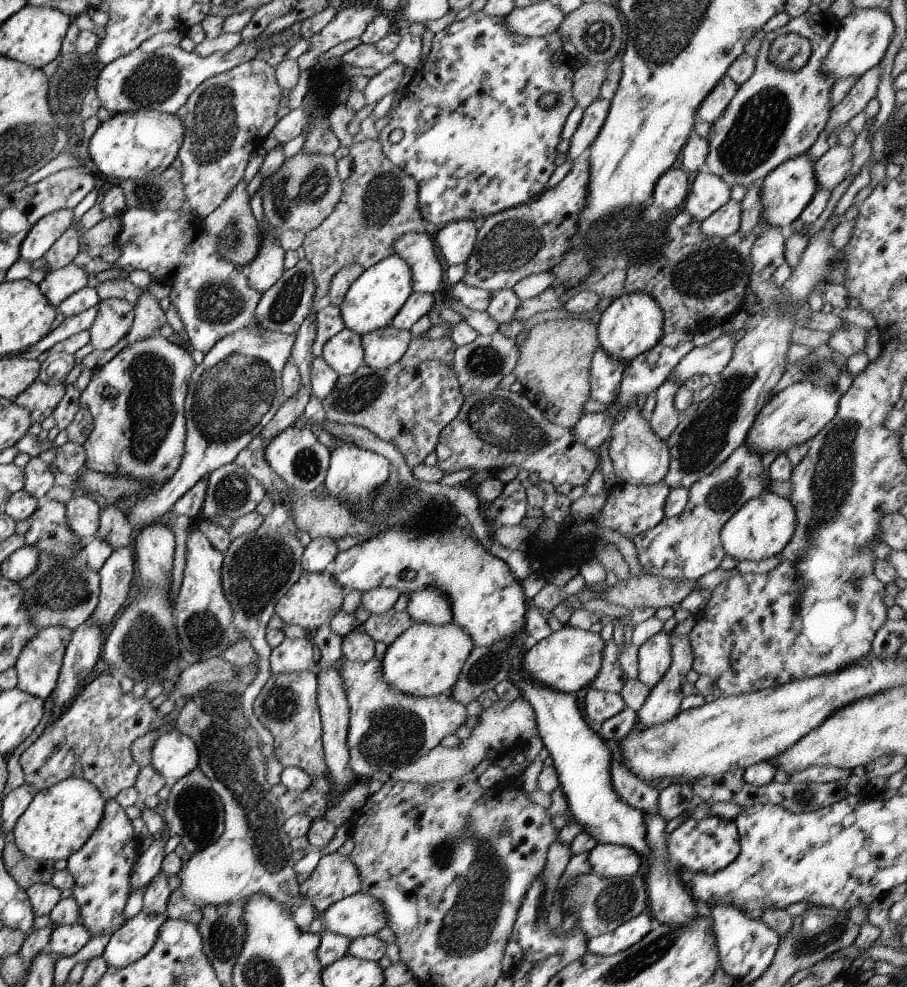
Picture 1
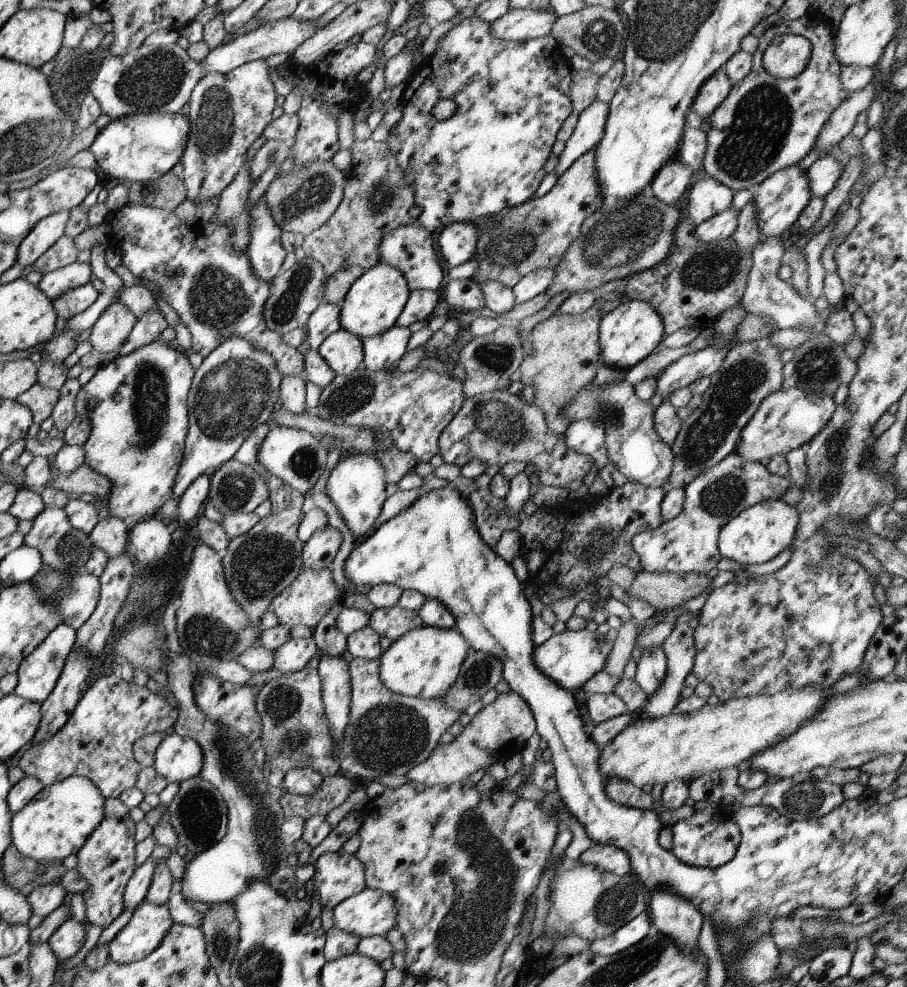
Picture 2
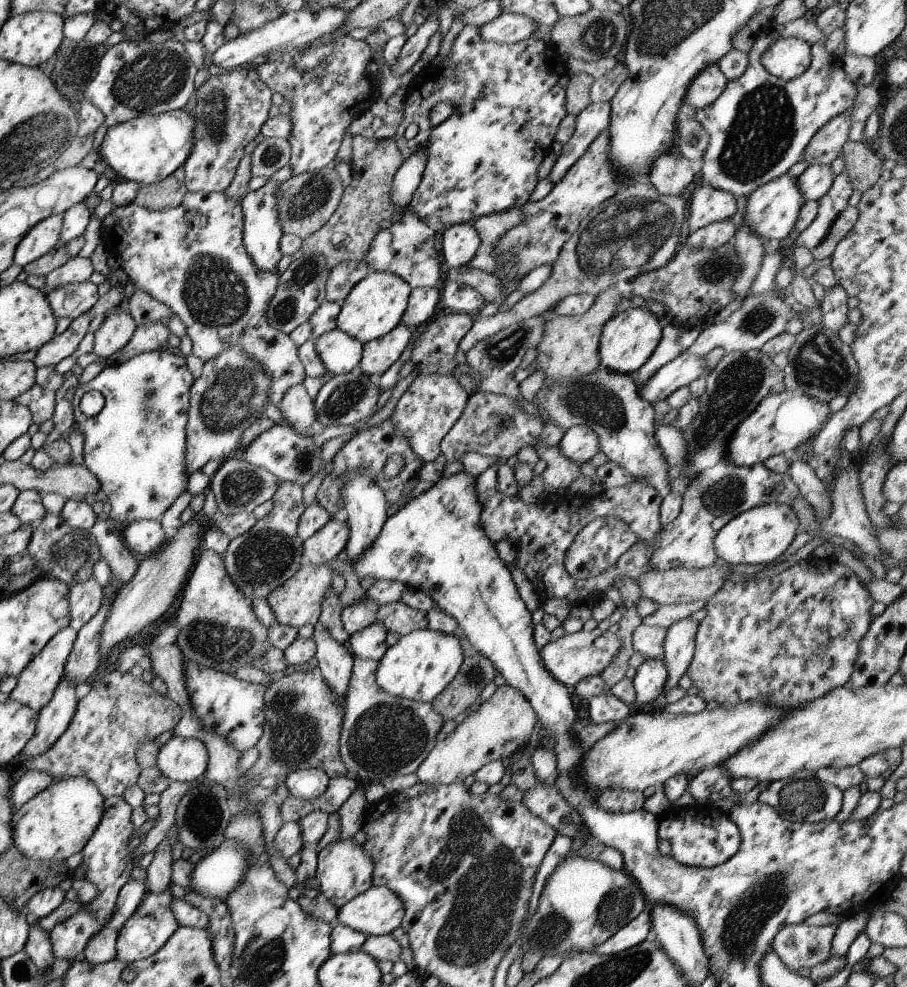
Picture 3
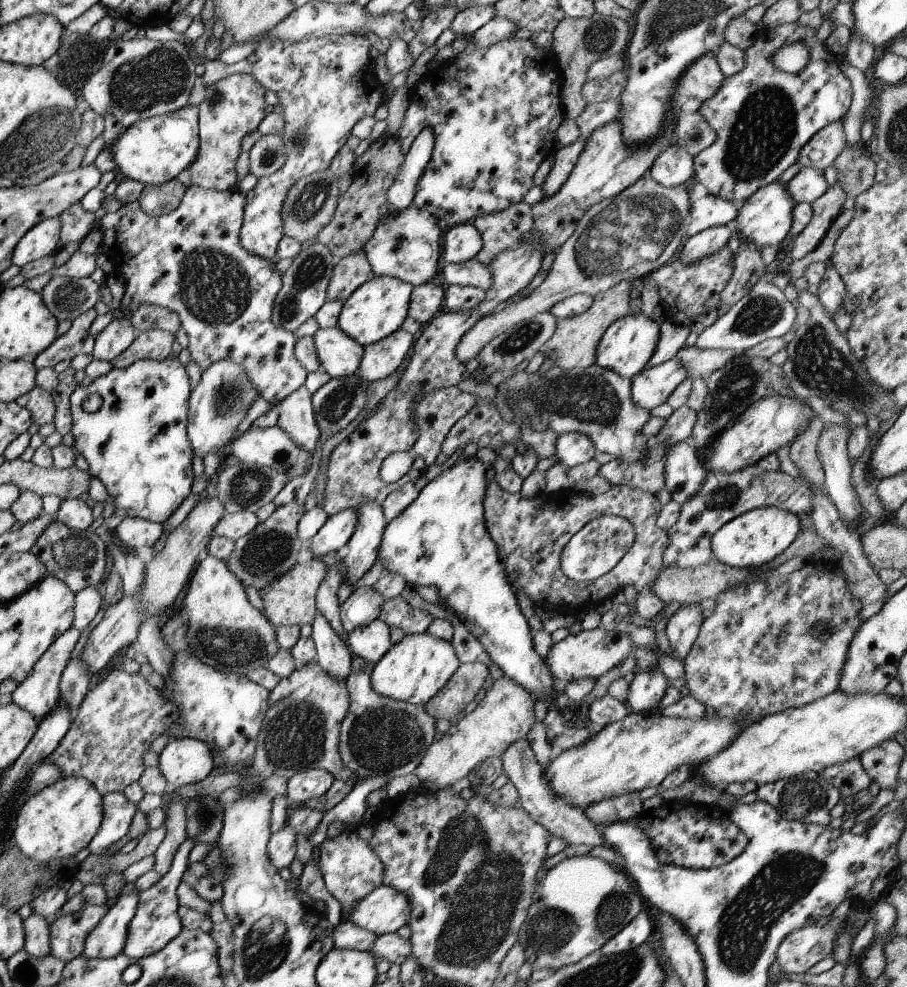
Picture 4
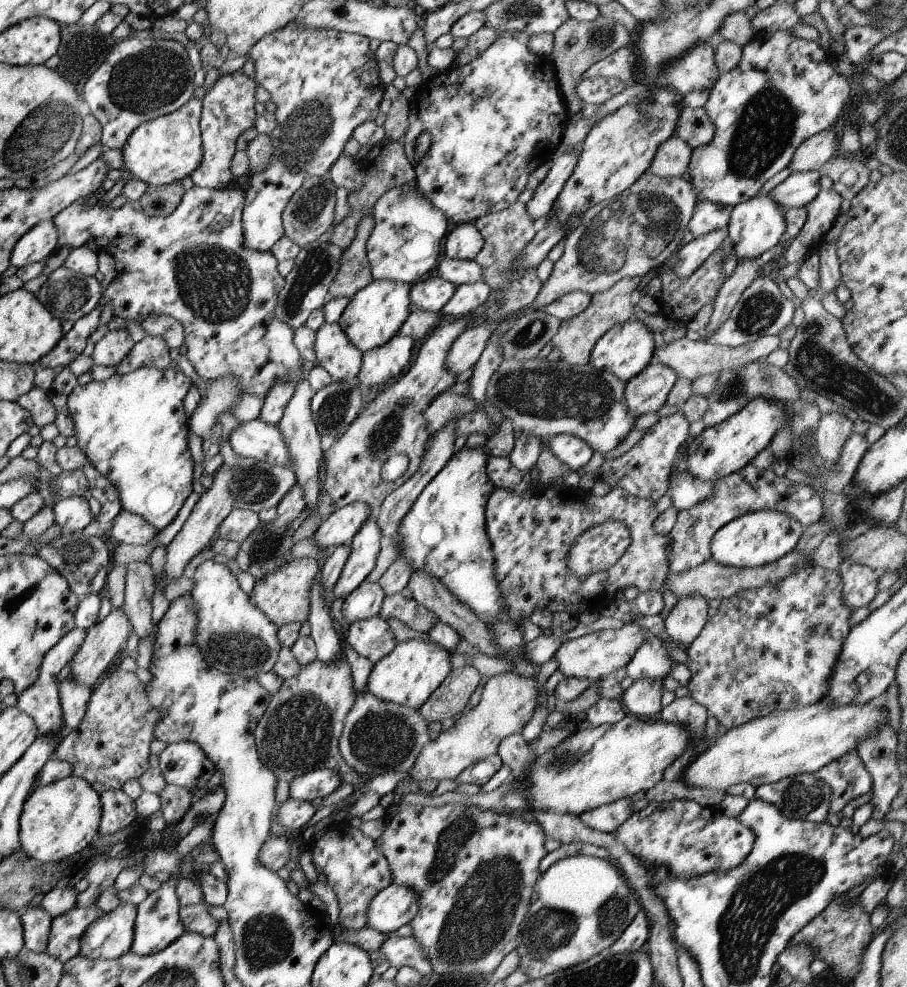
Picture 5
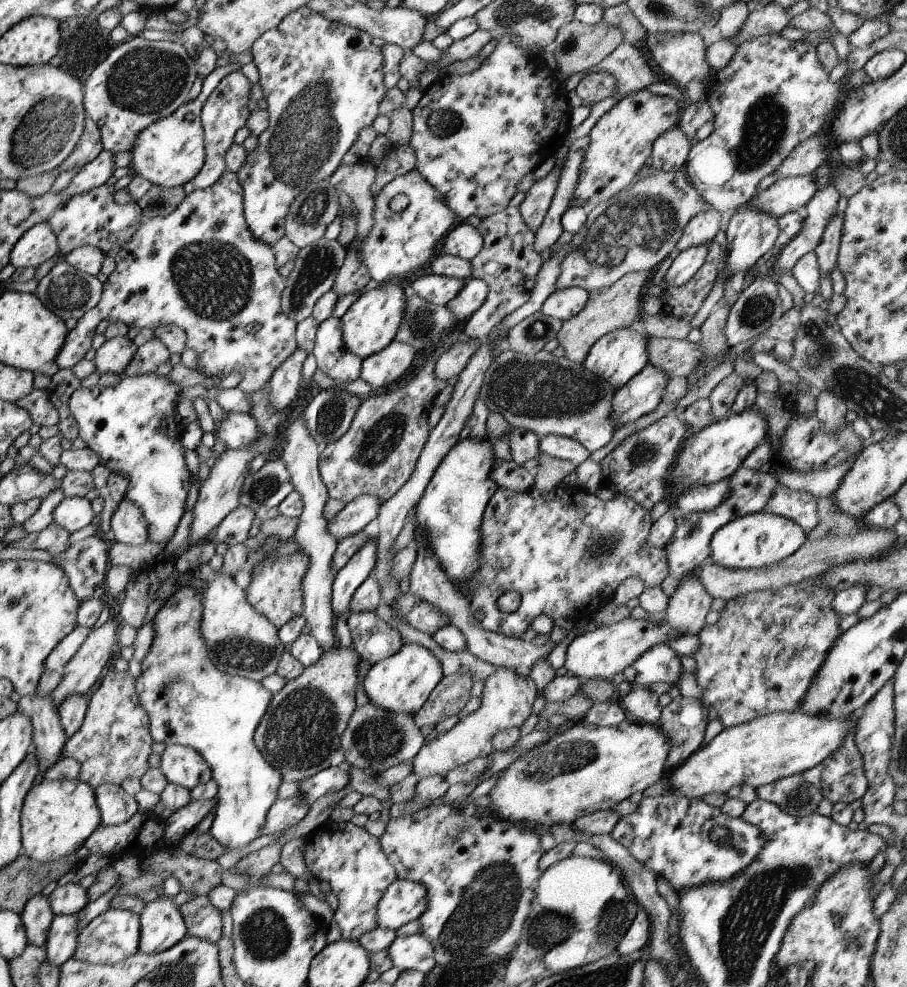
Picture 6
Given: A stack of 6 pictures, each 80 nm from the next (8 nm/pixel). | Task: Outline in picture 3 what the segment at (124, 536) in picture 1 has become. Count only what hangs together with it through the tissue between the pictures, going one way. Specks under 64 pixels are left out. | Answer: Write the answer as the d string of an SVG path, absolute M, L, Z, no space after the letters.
M106 519L95 522L87 533L97 543L100 556L105 558L110 574L126 585L135 574L138 561L129 553L120 536L123 525Z

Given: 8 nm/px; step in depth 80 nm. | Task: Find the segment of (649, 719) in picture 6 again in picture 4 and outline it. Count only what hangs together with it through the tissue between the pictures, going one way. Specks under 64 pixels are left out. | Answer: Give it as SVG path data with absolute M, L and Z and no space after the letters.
M655 666L648 671L638 672L628 685L625 705L633 713L656 711L657 704L668 687L666 678Z

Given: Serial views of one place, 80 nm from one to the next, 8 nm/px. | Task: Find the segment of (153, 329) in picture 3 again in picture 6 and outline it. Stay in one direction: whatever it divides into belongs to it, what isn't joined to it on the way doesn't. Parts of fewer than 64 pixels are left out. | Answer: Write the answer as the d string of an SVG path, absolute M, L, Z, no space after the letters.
M157 338L136 347L131 362L122 373L125 377L138 377L139 375L154 374L165 377L172 369L169 363L168 348Z

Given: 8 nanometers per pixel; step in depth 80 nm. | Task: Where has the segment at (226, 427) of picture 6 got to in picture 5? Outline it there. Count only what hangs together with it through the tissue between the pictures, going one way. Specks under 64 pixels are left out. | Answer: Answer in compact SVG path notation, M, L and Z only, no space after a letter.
M258 418L239 423L227 440L237 456L288 467L286 446L275 424L263 423Z

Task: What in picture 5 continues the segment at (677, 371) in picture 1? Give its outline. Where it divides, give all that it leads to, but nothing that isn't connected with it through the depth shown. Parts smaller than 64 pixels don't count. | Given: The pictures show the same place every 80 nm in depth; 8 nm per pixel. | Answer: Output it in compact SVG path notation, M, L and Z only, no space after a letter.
M650 362L643 370L639 371L633 378L630 378L624 384L623 402L628 413L635 417L641 416L647 412L657 411L666 401L666 394L672 388L677 376L666 366L657 362Z

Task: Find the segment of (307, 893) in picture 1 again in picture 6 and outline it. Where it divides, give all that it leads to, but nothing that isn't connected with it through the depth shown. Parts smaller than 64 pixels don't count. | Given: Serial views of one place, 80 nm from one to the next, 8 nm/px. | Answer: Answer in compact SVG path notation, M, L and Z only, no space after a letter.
M347 821L335 827L331 826L329 829L325 829L323 833L321 828L314 830L302 840L304 842L305 866L311 870L315 879L326 880L330 884L331 893L337 897L338 905L334 910L333 920L341 929L341 939L357 941L362 934L377 929L376 906L383 891L396 879L396 872L383 854L378 838L369 835L363 827L358 827Z

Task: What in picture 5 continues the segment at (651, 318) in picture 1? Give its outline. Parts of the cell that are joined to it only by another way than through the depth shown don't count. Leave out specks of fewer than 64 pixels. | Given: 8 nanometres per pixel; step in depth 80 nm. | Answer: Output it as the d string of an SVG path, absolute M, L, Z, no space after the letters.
M629 320L612 326L598 338L591 349L587 363L601 372L615 375L615 378L626 383L651 362L654 346L654 334L643 323Z

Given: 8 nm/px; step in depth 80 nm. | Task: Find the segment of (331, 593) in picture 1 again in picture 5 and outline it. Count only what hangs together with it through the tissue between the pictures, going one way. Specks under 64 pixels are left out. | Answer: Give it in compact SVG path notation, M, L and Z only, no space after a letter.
M310 556L289 558L274 571L265 573L254 582L249 598L276 627L289 623L301 624L306 620L308 609L308 590L311 579L319 574L317 562Z

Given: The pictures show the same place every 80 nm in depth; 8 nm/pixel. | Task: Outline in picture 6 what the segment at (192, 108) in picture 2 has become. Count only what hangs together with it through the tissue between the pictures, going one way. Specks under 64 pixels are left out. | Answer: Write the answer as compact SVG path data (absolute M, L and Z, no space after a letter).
M233 70L221 78L203 103L200 110L200 125L204 144L204 163L199 172L196 172L196 175L191 179L194 189L204 189L211 186L226 169L224 154L228 146L233 143L233 134L238 128L244 126L250 113L246 106L251 86L249 80L240 70Z

